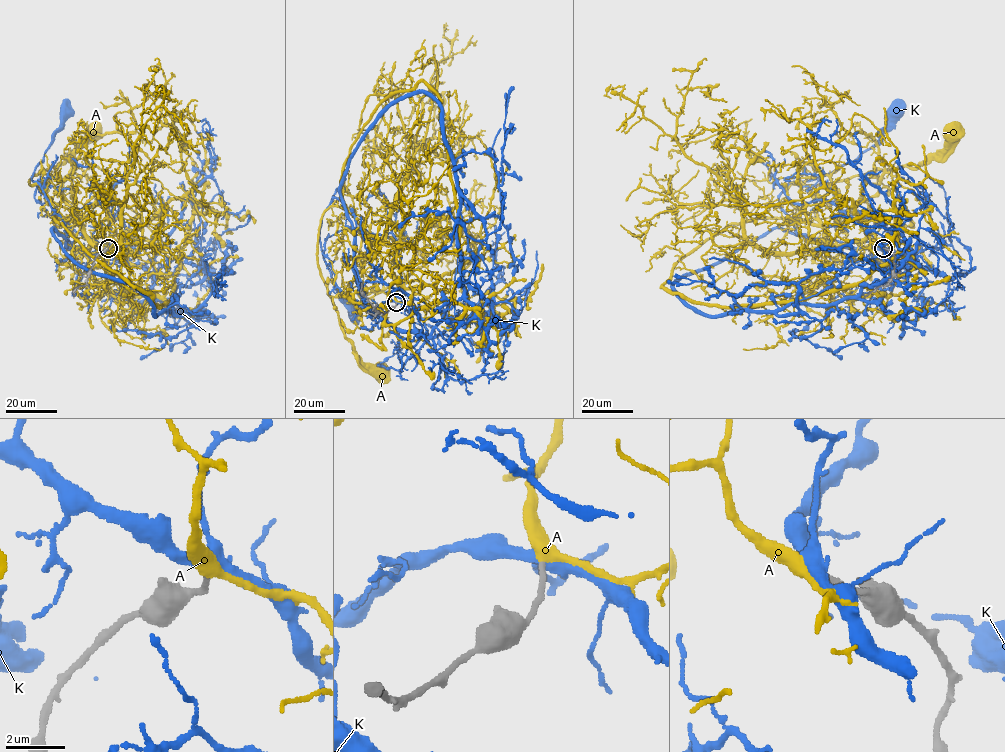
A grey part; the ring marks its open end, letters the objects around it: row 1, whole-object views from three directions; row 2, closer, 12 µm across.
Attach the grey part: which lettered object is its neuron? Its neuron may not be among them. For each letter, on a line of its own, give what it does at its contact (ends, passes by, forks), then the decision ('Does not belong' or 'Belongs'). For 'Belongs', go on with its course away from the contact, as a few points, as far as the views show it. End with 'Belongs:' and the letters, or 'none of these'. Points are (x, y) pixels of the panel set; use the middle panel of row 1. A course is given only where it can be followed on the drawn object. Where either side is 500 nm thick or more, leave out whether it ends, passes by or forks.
A: It passes by. Belongs. Its course: (396, 302), (391, 265), (352, 216), (330, 206), (318, 232), (322, 280), (354, 352), (382, 371)
K: It forks there. Does not belong
Belongs: A

